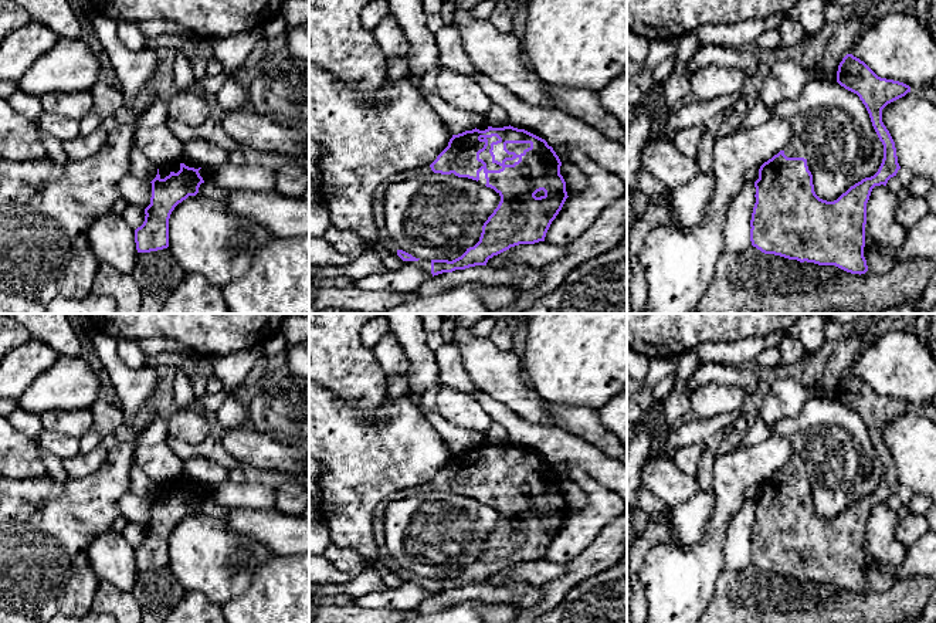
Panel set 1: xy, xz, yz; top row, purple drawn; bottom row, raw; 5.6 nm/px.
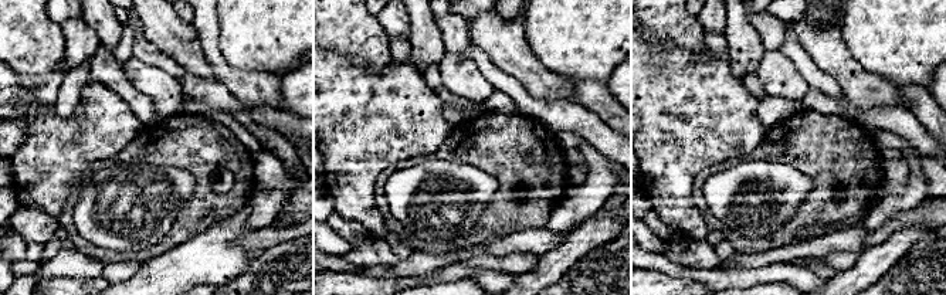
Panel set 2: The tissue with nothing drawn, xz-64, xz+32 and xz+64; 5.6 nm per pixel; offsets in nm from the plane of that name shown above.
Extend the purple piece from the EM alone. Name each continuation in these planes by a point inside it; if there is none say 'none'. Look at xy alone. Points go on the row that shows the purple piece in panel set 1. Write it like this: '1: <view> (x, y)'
1: xy (175, 166)

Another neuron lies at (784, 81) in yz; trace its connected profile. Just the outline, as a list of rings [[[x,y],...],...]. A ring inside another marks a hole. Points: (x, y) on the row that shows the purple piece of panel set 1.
[[[780,60],[767,72],[760,99],[771,114],[777,104],[796,99],[807,82],[807,68],[791,60]]]

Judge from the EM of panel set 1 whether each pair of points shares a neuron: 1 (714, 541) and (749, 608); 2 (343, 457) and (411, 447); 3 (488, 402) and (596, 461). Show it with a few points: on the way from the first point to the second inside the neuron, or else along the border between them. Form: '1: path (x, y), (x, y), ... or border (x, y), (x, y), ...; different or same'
1: border (725, 571), (718, 579), (715, 593), (709, 601); different
2: path (360, 457), (383, 457), (394, 451); same
3: path (515, 426), (525, 434), (569, 449); same

